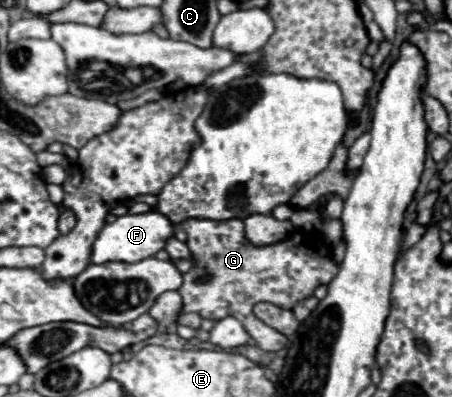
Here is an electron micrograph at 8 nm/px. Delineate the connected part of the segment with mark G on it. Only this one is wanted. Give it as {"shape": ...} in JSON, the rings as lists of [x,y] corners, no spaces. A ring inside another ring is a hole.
{"shape":[[[188,218],[182,222],[182,228],[188,234],[186,244],[190,246],[194,260],[192,268],[182,276],[184,282],[178,288],[182,296],[182,312],[196,312],[210,320],[234,316],[242,322],[256,344],[268,352],[282,350],[288,340],[284,334],[276,332],[254,316],[254,304],[270,302],[290,310],[296,302],[310,298],[318,286],[330,284],[338,272],[338,264],[332,258],[330,248],[322,244],[324,252],[320,252],[318,246],[312,244],[302,232],[294,232],[290,238],[270,246],[254,246],[246,240],[244,224],[238,218],[230,218],[230,222]],[[204,274],[208,274],[210,280],[198,282],[198,278]]]}

